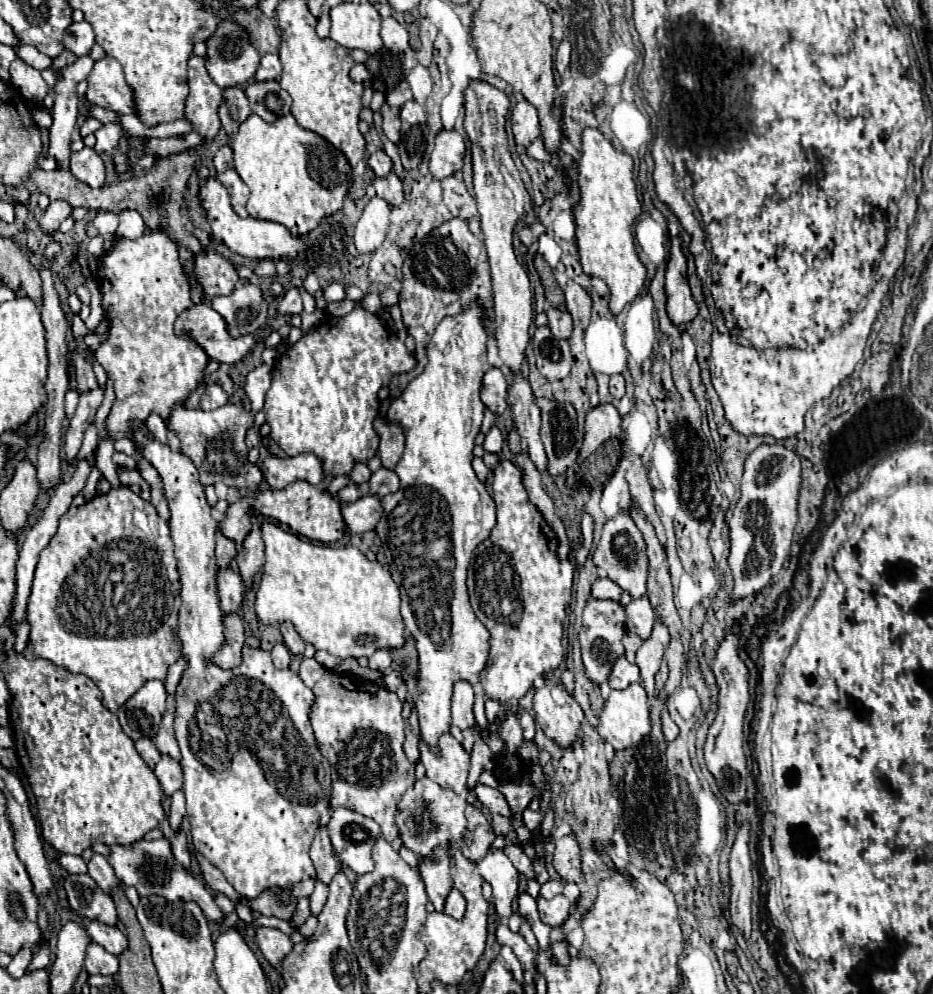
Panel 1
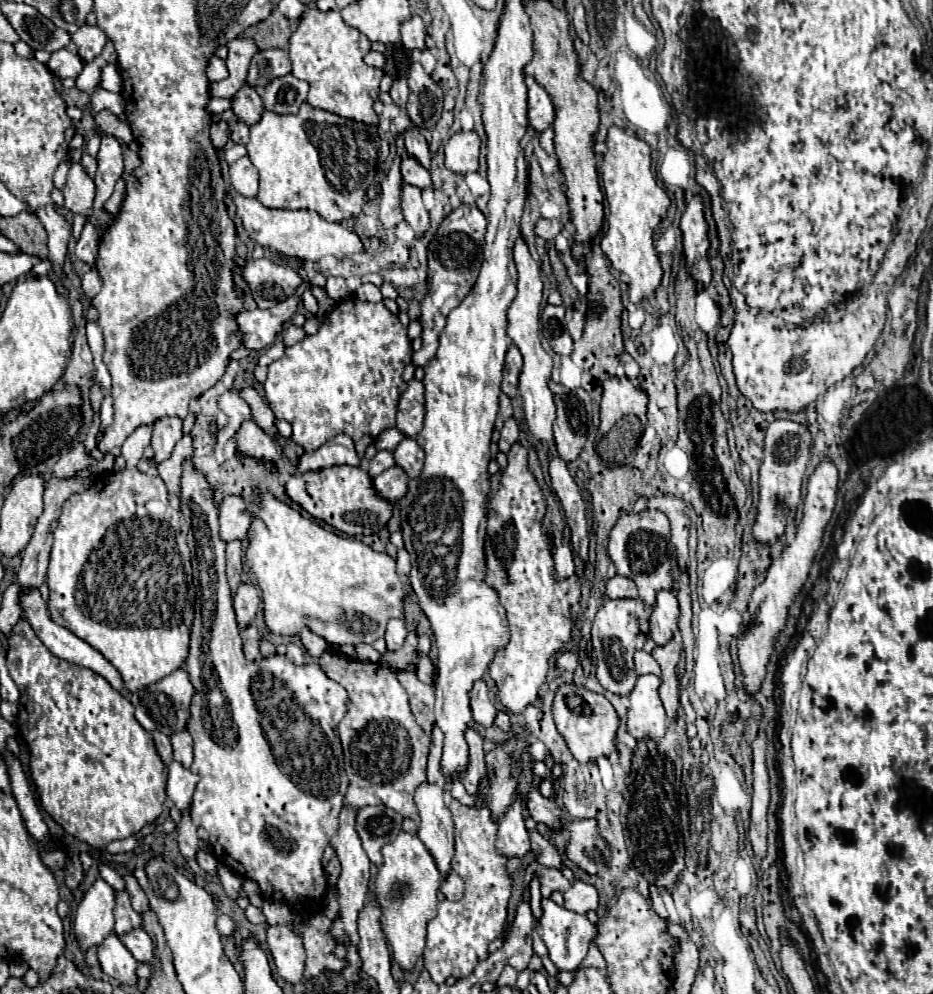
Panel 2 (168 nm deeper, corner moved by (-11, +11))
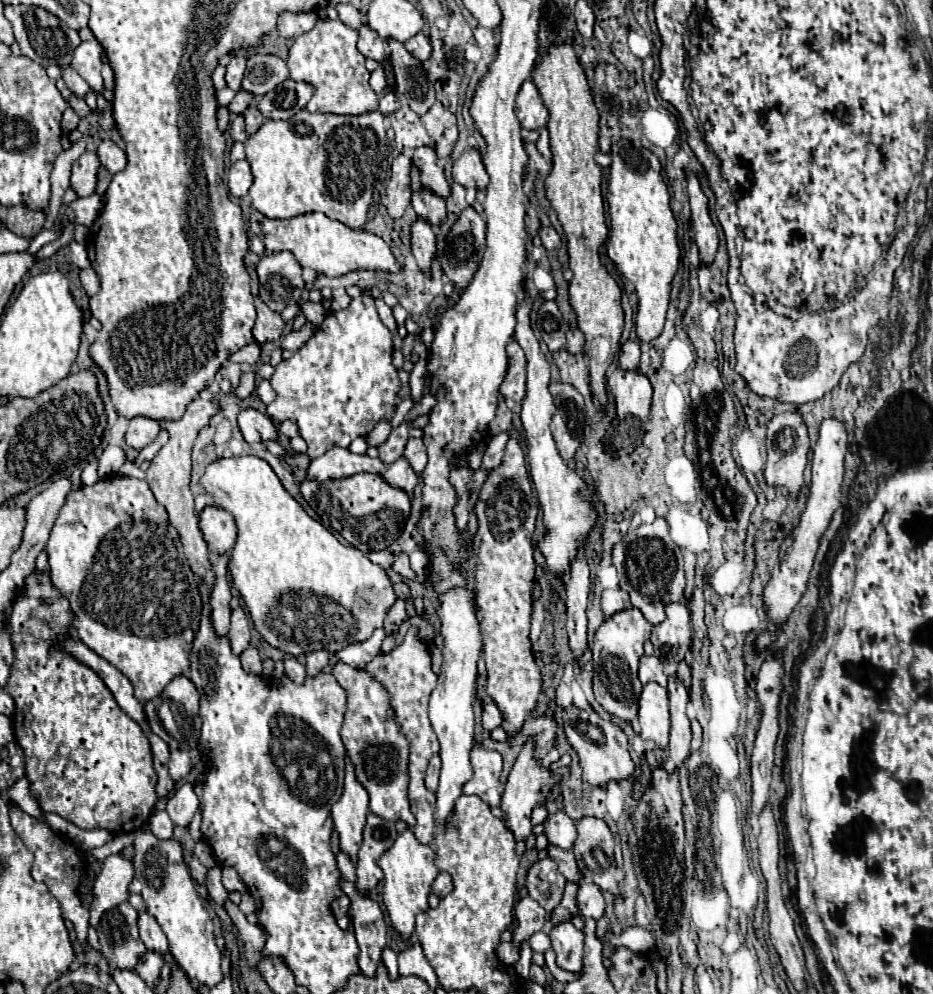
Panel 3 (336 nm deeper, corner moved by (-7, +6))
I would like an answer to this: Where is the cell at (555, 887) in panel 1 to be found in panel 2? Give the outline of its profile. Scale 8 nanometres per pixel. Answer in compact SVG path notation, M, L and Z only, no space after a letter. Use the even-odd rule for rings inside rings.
M543 868L543 872L541 872L541 896L543 898L551 898L551 894L555 890L567 892L569 886L571 886L571 882L561 874L561 870L557 870L557 868Z

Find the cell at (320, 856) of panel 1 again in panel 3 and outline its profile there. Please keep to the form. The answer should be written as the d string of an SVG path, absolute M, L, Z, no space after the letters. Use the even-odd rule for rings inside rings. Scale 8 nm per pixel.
M339 853L339 855L337 855L337 869L339 869L339 873L341 873L339 885L341 885L343 893L345 893L345 895L349 897L349 901L351 901L351 907L349 907L347 917L351 919L351 923L353 923L353 927L355 927L355 939L357 939L357 945L359 945L357 965L359 965L359 969L361 969L363 975L375 977L375 975L377 975L379 961L381 961L381 953L383 953L383 949L385 949L385 945L387 945L387 925L385 925L385 919L383 919L383 911L381 911L381 907L377 905L377 901L369 899L365 893L359 891L355 865L351 865L351 861L347 861L347 855L345 855L345 853Z

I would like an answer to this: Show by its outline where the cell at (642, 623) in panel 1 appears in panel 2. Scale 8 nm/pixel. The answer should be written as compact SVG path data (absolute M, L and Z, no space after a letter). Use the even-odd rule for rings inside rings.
M663 590L657 596L657 604L651 614L651 630L649 636L659 644L669 644L671 636L675 636L677 628L677 618L679 618L679 602L677 596L671 590Z

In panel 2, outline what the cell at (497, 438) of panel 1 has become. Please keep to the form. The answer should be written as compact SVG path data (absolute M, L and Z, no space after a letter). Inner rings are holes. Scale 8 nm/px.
M511 418L511 420L507 420L505 422L505 426L503 426L503 430L501 430L501 440L499 440L499 450L501 452L509 452L509 448L511 448L511 444L513 442L517 442L517 434L519 434L519 426L517 426L517 422Z

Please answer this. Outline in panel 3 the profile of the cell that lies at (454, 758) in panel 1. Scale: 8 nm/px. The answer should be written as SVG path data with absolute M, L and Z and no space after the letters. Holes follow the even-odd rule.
M473 745L471 749L471 763L473 763L473 779L463 787L465 795L477 795L491 807L501 803L501 755L497 751L487 751L481 745Z

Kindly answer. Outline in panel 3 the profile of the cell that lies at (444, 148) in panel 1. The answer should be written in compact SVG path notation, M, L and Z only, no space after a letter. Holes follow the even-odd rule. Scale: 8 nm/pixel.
M467 149L461 153L461 157L453 163L453 181L457 181L463 187L475 187L485 189L489 177L485 171L485 165L481 161L481 155L477 149Z

